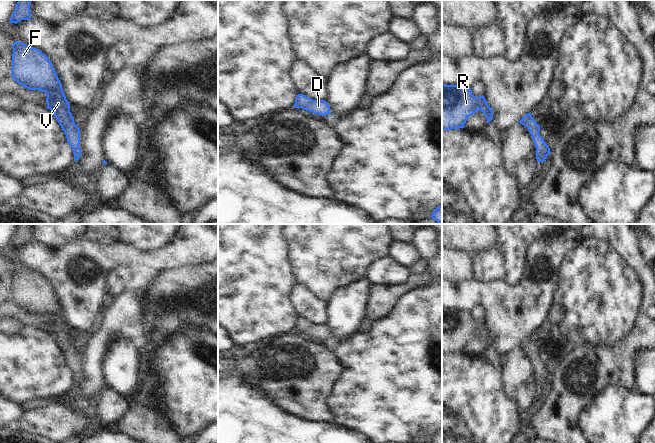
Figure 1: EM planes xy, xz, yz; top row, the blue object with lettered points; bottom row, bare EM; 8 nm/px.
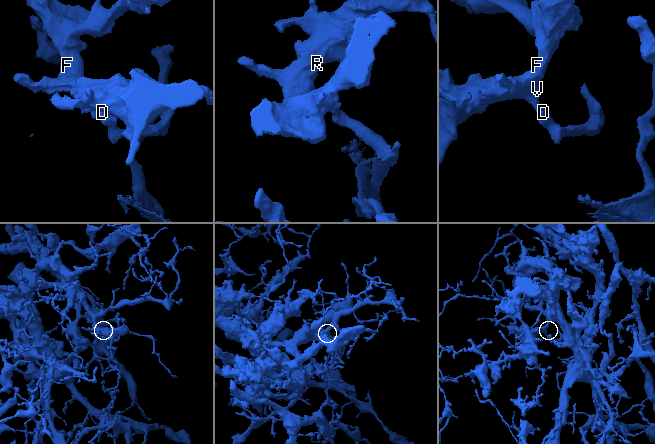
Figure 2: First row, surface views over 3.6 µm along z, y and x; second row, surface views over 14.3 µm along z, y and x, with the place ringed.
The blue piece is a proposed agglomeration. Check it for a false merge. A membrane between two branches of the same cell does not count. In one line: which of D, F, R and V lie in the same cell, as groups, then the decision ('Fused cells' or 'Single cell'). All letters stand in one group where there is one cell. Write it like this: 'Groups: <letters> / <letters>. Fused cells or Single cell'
Groups: D F R V. Single cell.

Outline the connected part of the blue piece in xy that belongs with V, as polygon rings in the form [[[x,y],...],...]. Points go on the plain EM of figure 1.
[[[15,266],[12,273],[11,301],[29,314],[47,318],[46,332],[53,336],[66,359],[67,367],[73,372],[74,385],[78,384],[81,380],[80,352],[74,346],[70,328],[50,283],[23,266]]]

